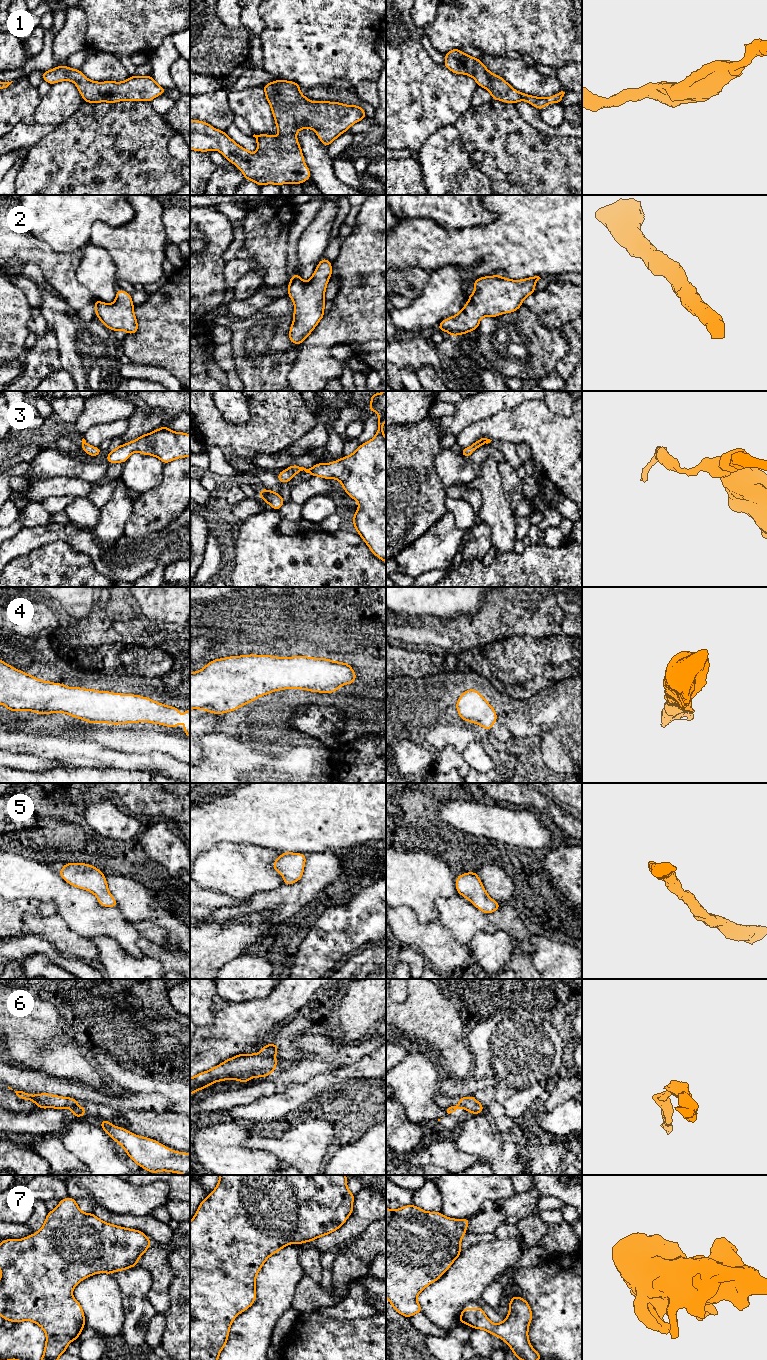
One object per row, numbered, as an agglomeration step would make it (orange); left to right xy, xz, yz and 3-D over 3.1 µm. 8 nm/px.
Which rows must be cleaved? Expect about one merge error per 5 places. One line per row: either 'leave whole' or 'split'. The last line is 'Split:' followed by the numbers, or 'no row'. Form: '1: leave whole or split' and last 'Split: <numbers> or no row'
1: leave whole
2: leave whole
3: leave whole
4: leave whole
5: leave whole
6: split
7: leave whole
Split: 6

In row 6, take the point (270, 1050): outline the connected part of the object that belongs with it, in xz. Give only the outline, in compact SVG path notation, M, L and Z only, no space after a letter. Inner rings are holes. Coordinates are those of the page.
M266 1044L261 1048L261 1053L265 1056L276 1057L279 1044Z

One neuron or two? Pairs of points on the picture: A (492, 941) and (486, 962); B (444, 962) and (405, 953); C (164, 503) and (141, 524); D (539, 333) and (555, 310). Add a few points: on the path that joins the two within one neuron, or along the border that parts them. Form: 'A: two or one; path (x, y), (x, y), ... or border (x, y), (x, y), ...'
A: one; path (492, 946), (489, 957)
B: two; border (402, 946), (416, 949), (427, 964)
C: one; path (158, 507), (147, 518)
D: two; border (528, 308), (544, 325), (560, 327)

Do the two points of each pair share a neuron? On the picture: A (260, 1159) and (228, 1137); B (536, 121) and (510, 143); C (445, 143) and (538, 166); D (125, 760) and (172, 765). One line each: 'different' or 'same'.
A: same
B: different
C: different
D: same

